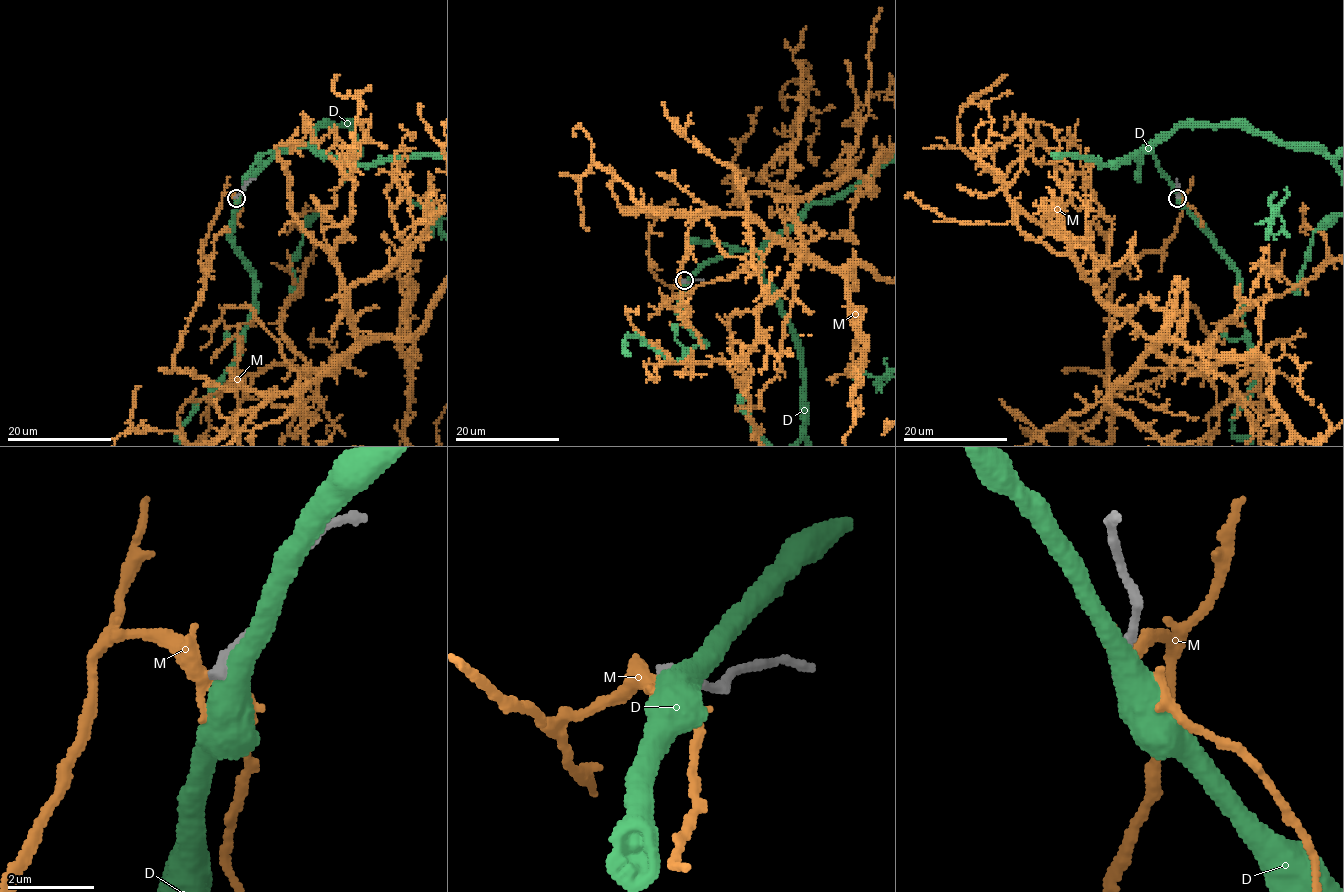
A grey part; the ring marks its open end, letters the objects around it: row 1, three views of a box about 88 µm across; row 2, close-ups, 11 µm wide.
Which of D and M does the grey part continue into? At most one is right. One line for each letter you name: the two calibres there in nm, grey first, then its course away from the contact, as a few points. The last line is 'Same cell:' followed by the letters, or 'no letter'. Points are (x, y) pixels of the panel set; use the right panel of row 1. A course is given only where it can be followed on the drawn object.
Same cell: no letter

